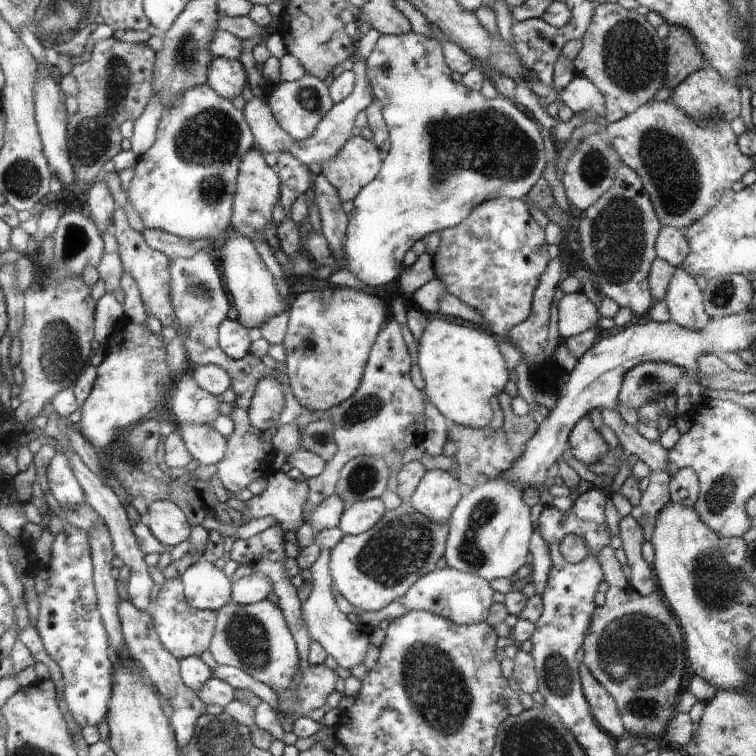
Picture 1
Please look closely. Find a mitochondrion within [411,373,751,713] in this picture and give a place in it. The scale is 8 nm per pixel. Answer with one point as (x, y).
(717, 584)

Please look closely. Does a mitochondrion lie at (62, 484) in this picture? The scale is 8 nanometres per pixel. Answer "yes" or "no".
no

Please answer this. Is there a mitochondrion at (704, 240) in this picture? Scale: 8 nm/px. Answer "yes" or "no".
no

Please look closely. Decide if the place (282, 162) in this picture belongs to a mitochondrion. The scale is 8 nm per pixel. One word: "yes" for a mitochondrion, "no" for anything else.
no

